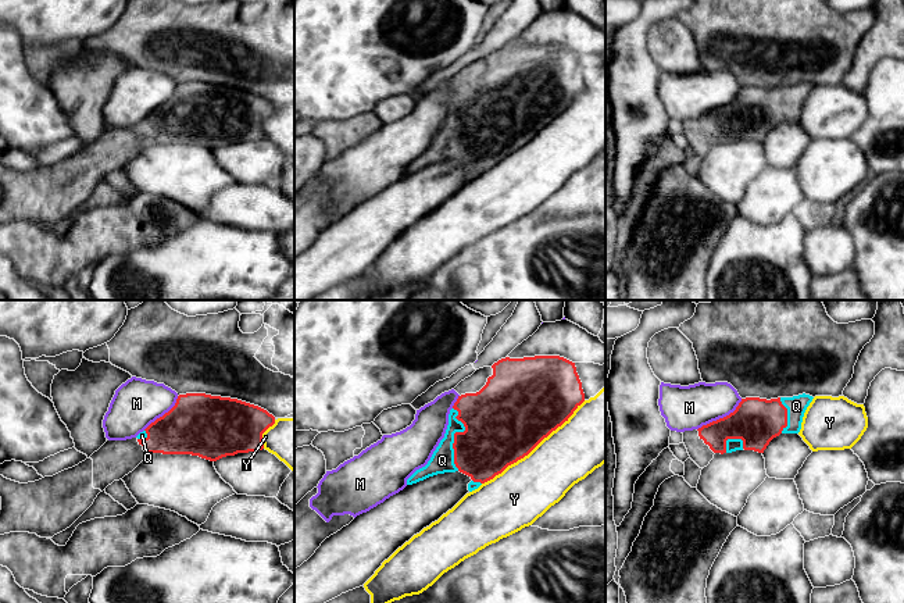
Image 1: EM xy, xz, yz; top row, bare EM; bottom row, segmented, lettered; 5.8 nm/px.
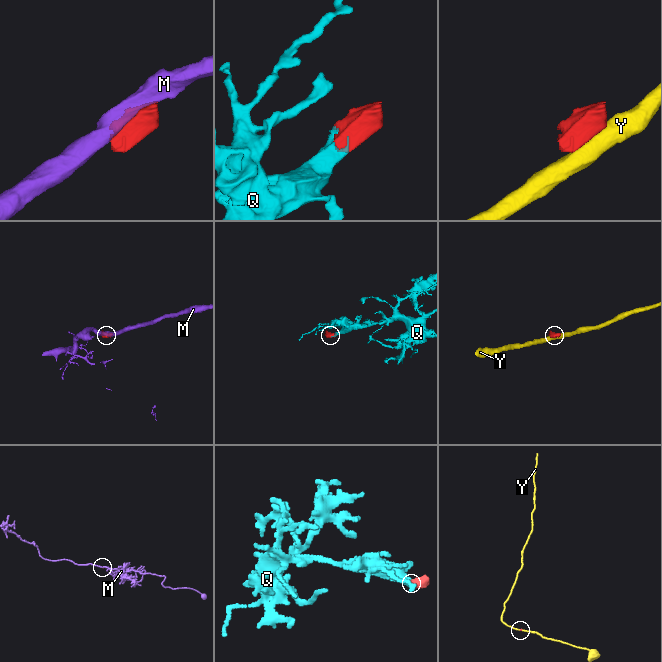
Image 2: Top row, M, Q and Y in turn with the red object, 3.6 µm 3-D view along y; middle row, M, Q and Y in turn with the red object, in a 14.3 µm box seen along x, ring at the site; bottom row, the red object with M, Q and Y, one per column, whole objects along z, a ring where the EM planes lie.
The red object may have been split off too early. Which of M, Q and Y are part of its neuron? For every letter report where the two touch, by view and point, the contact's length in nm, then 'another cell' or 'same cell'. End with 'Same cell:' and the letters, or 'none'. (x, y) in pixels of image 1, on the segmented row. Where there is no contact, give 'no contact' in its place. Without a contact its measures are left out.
M: meets red in yz at (721, 418); contact 320 nm long; another cell
Q: meets red in xz at (454, 436); contact 360 nm long; same cell
Y: meets red in xz at (533, 448); contact 750 nm long; another cell
Same cell: Q

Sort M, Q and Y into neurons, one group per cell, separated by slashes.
M / Q / Y

